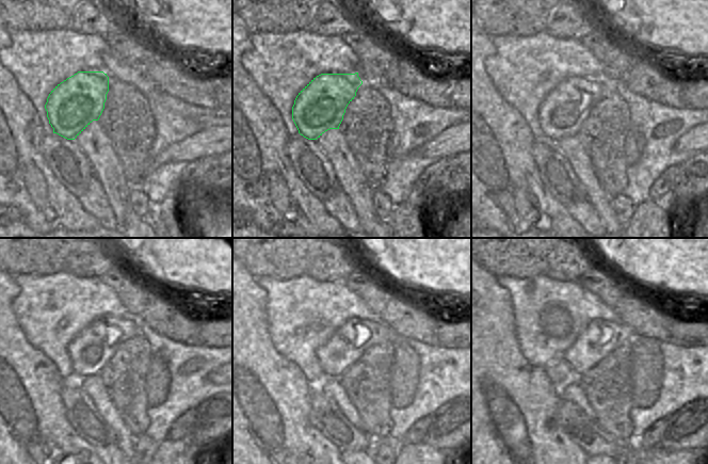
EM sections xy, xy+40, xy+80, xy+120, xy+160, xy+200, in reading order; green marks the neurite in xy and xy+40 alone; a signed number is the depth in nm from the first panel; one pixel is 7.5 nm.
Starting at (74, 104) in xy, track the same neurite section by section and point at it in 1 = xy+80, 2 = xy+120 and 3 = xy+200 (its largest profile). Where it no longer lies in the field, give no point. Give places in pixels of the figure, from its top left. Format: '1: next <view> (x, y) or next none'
1: next xy+80 (565, 108)
2: next xy+120 (95, 345)
3: next xy+200 (599, 338)

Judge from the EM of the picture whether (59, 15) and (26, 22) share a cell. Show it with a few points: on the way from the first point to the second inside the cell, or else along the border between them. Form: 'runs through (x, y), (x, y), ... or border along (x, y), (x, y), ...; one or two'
runs through (50, 15), (34, 15); one

